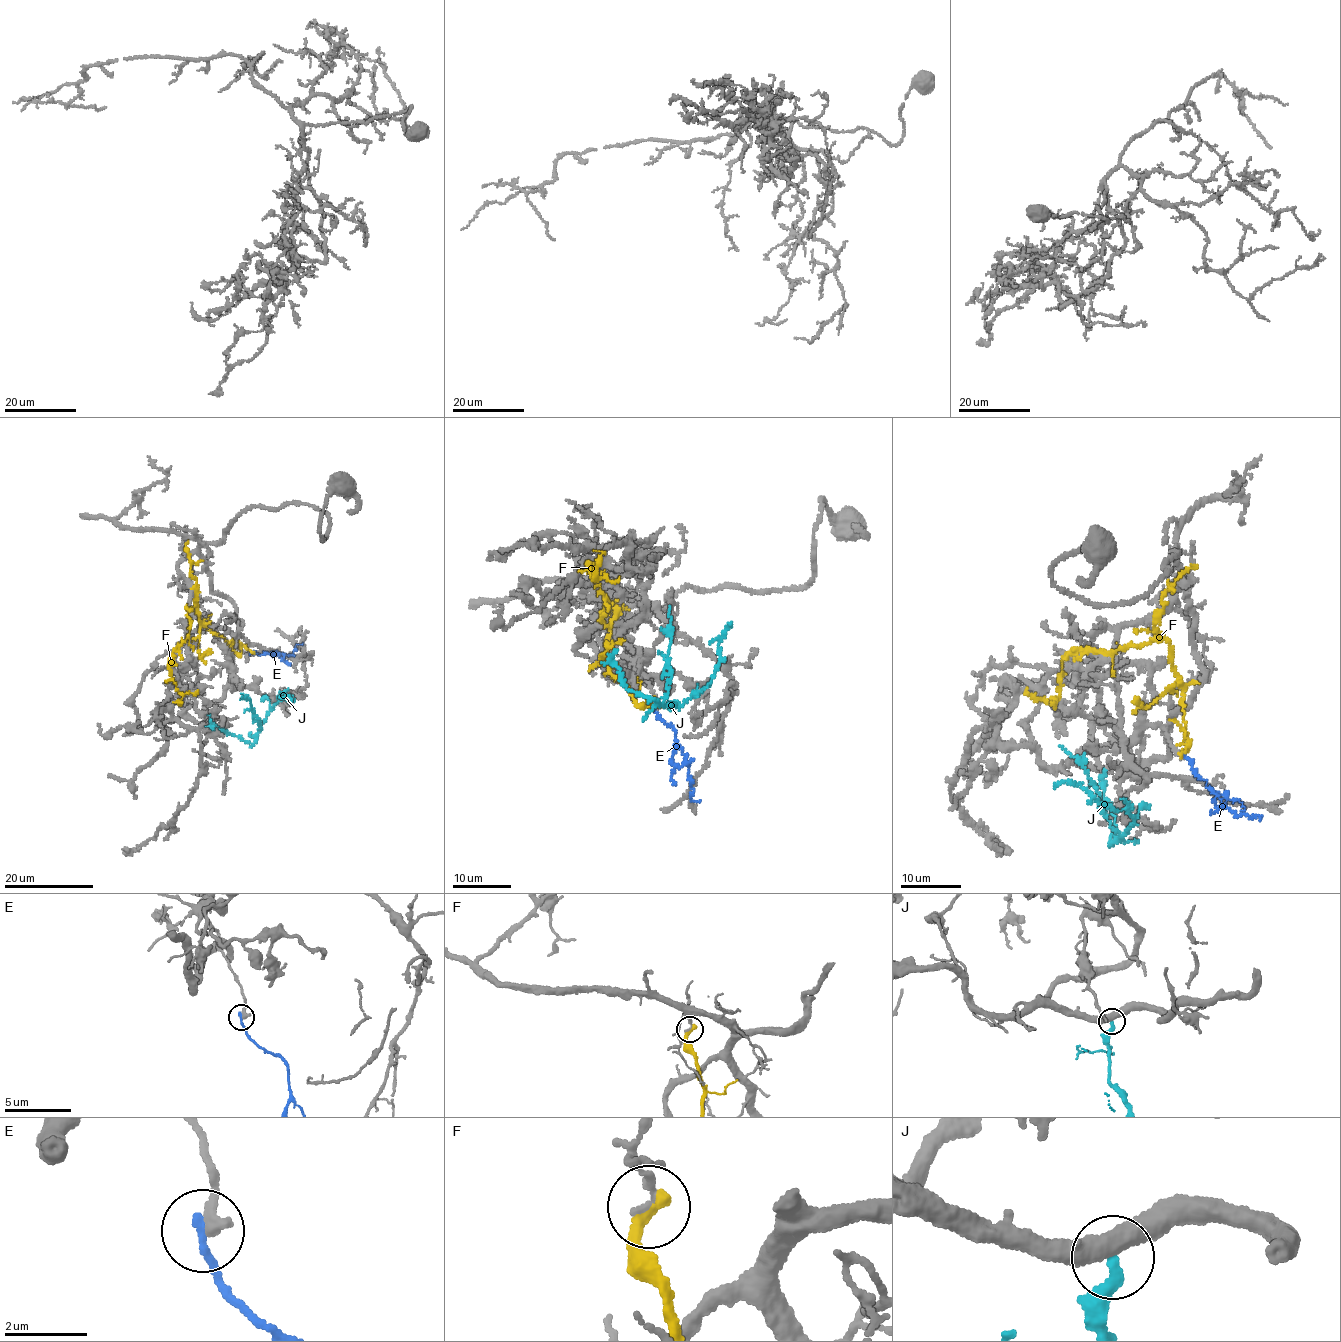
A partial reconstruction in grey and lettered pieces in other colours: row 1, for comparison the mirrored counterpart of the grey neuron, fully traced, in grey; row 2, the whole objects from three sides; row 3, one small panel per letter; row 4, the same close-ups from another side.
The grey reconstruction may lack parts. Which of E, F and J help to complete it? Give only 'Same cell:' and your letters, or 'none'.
Same cell: none

